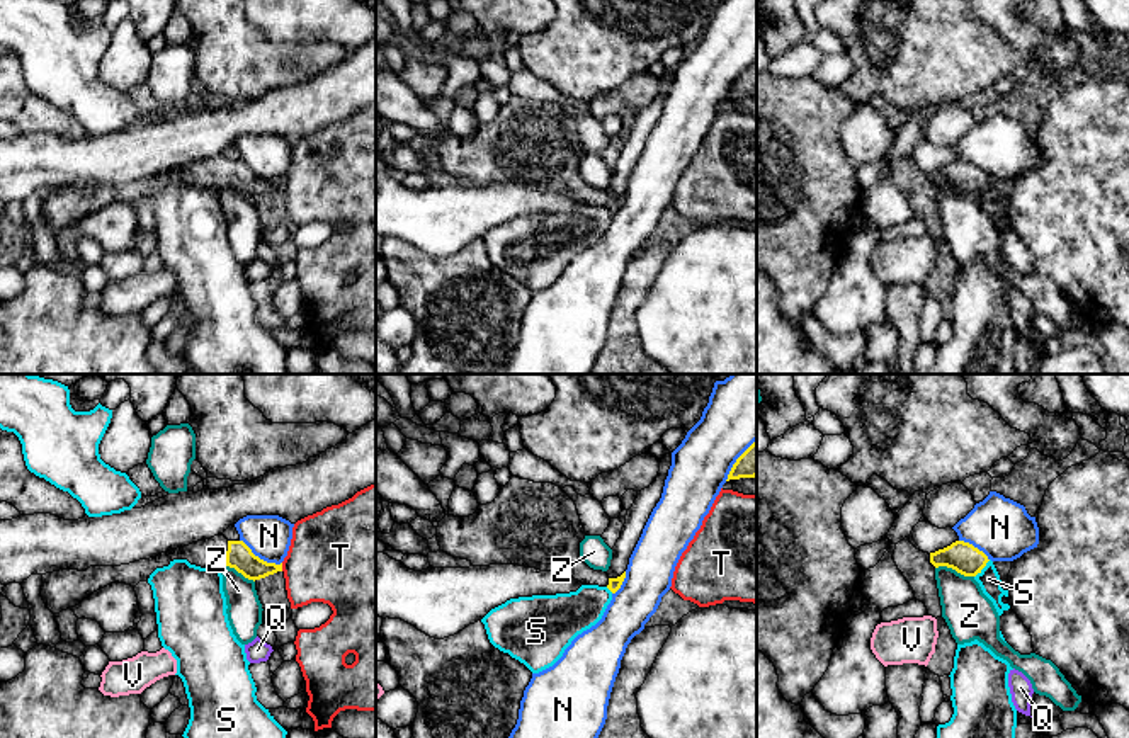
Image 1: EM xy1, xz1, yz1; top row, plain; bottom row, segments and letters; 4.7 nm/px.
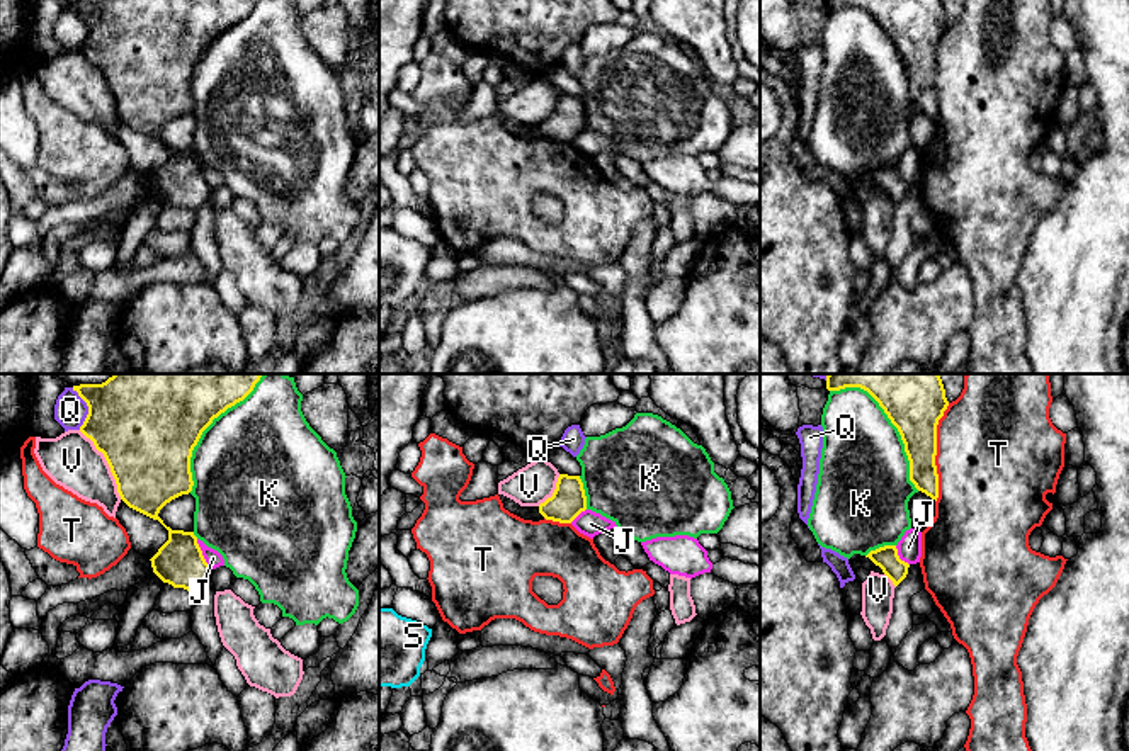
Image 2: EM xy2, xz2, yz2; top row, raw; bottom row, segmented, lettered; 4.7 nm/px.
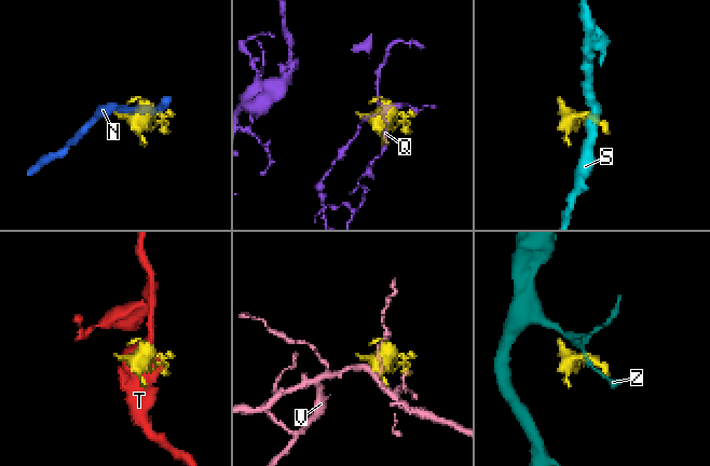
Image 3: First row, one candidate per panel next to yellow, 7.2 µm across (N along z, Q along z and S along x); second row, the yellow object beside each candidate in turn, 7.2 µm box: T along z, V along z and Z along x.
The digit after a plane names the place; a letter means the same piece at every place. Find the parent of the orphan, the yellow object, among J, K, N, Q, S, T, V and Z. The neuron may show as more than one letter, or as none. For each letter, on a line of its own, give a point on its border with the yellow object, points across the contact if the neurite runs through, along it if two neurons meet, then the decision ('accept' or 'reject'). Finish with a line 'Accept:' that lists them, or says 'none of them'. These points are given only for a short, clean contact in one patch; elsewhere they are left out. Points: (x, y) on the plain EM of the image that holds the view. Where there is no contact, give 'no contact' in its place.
J: meets yellow in xy2 at (201, 174); reject
K: meets yellow in yz2 at (891, 41); reject
N: meets yellow in xy1 at (259, 177); reject
Q: meets yellow in xy2 at (89, 28); reject
S: meets yellow in yz1 at (983, 186); border along yz1 (990, 179), (975, 196); reject
T: meets yellow in yz2 at (936, 72); reject
V: meets yellow in xy2 at (107, 82); reject
Z: meets yellow in yz1 at (954, 187); border along yz1 (936, 186), (951, 186), (973, 196); reject
Accept: none of them

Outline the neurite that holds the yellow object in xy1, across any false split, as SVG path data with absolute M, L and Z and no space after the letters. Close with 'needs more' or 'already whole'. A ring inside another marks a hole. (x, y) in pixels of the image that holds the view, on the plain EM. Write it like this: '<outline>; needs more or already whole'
M221 153L129 184L46 192L43 194L41 216L53 233L60 233L111 202L136 206L139 201L148 201L156 187L168 185L173 179L187 179L201 187L230 185L253 201L282 190L282 182L267 182L255 175L243 160L228 160Z; needs more

